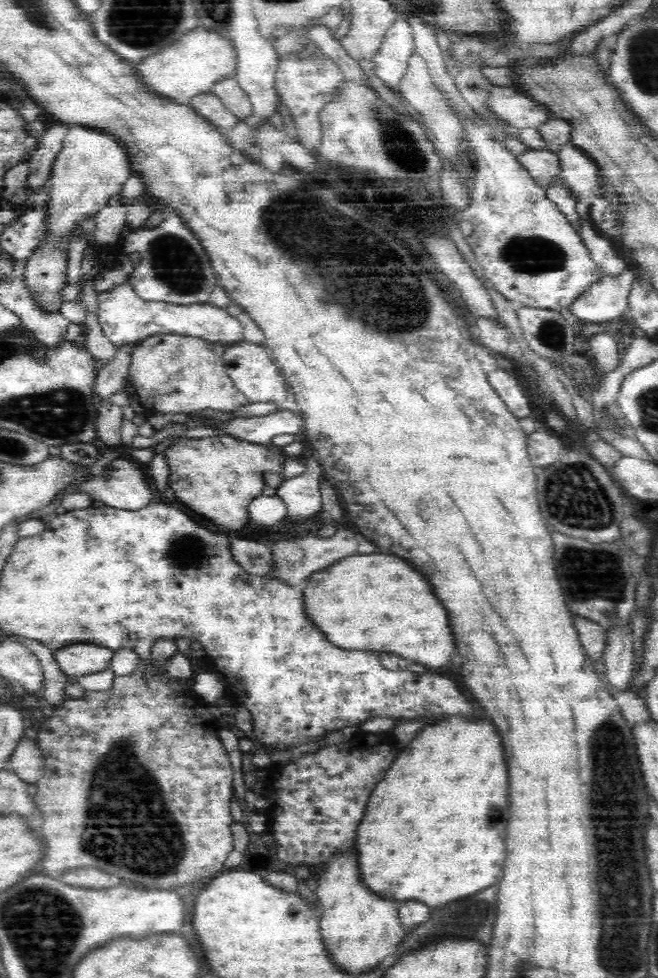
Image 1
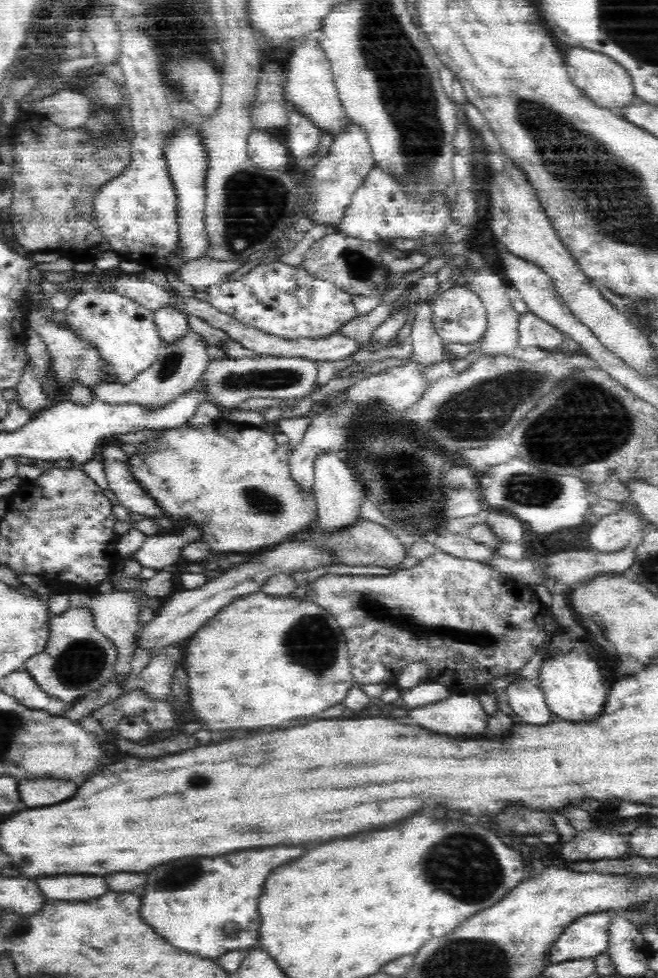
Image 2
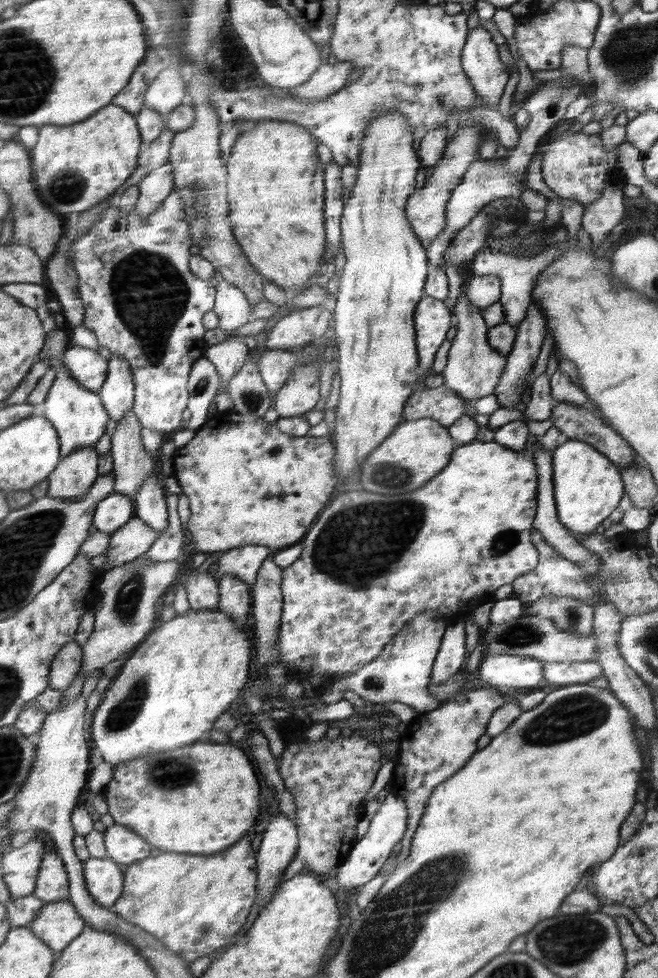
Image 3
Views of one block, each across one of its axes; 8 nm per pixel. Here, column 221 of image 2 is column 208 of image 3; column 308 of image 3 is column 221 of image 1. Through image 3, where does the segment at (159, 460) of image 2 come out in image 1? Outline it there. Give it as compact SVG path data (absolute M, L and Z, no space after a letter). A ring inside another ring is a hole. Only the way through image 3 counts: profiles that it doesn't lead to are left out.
M230 435L211 436L205 438L188 438L172 444L166 452L168 464L172 474L169 474L168 487L178 496L178 502L190 508L192 512L204 514L208 522L222 530L230 532L239 532L245 526L252 525L250 514L248 514L248 504L251 504L256 498L269 492L264 480L265 472L277 472L279 475L283 472L282 457L270 451L266 445L260 443L251 443L236 439Z

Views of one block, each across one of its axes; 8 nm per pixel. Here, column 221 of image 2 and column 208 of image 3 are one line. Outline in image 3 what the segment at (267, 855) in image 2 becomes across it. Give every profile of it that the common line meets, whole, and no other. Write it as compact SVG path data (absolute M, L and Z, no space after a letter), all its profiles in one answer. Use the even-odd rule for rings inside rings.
M238 842L234 850L216 856L192 856L178 852L164 852L162 856L148 857L142 862L129 865L126 872L126 888L114 910L122 918L154 934L170 950L180 954L187 962L194 962L202 956L228 946L238 936L238 930L244 926L246 916L256 898L256 860L250 848L250 842Z

